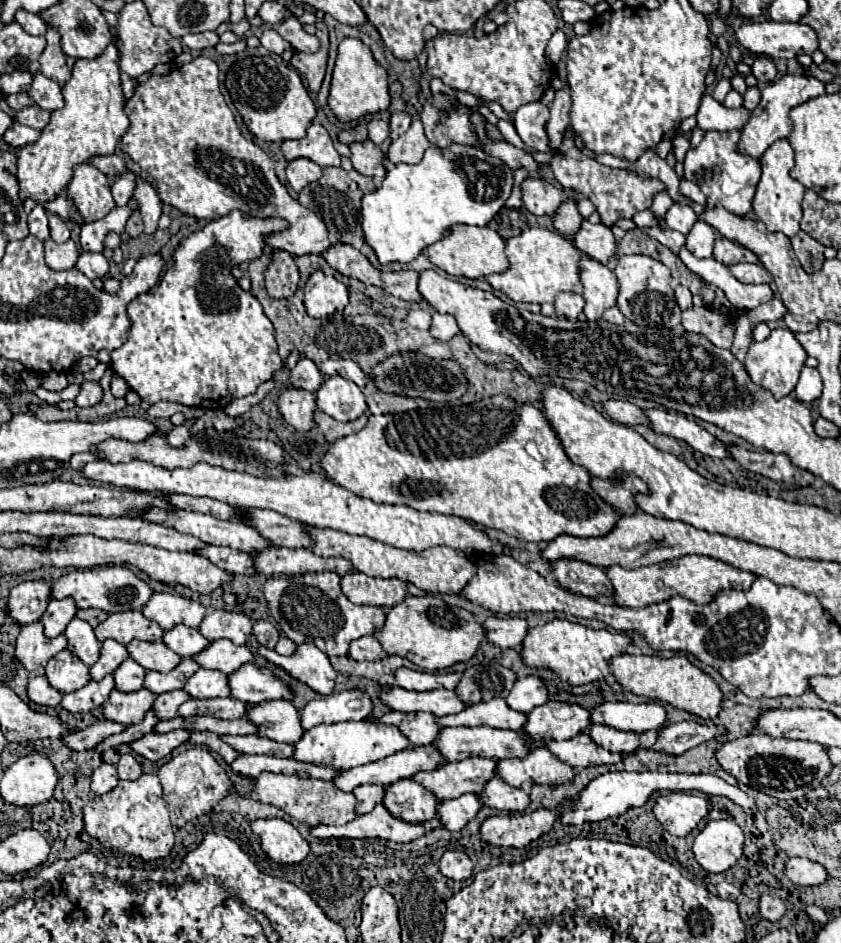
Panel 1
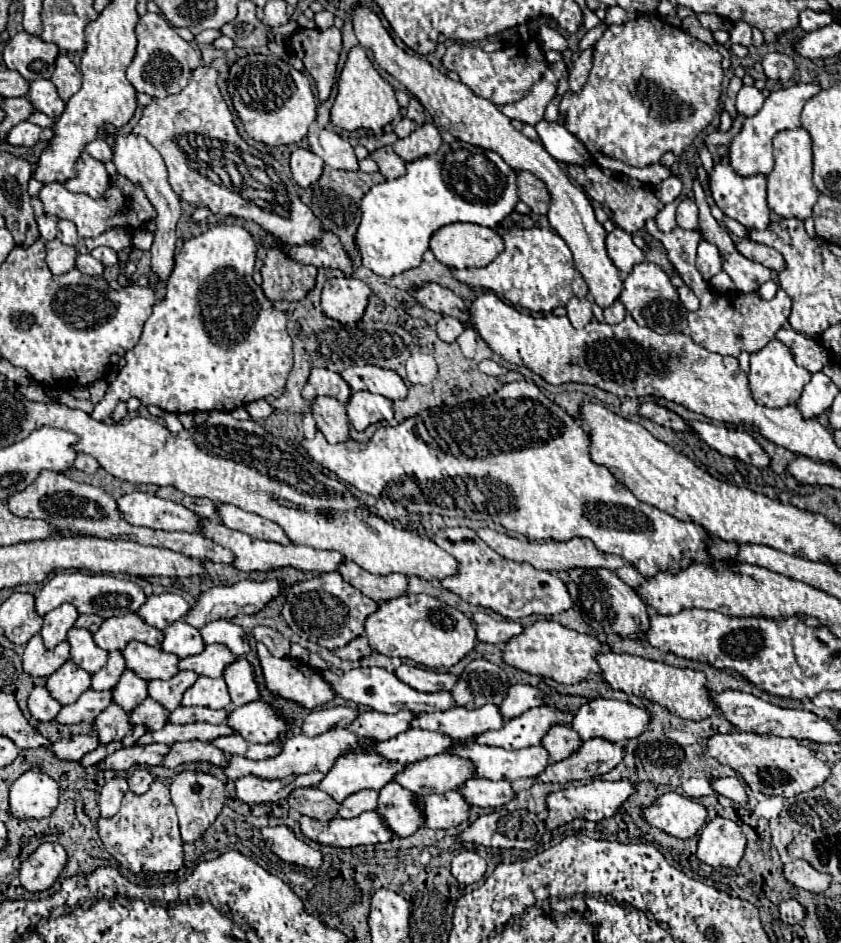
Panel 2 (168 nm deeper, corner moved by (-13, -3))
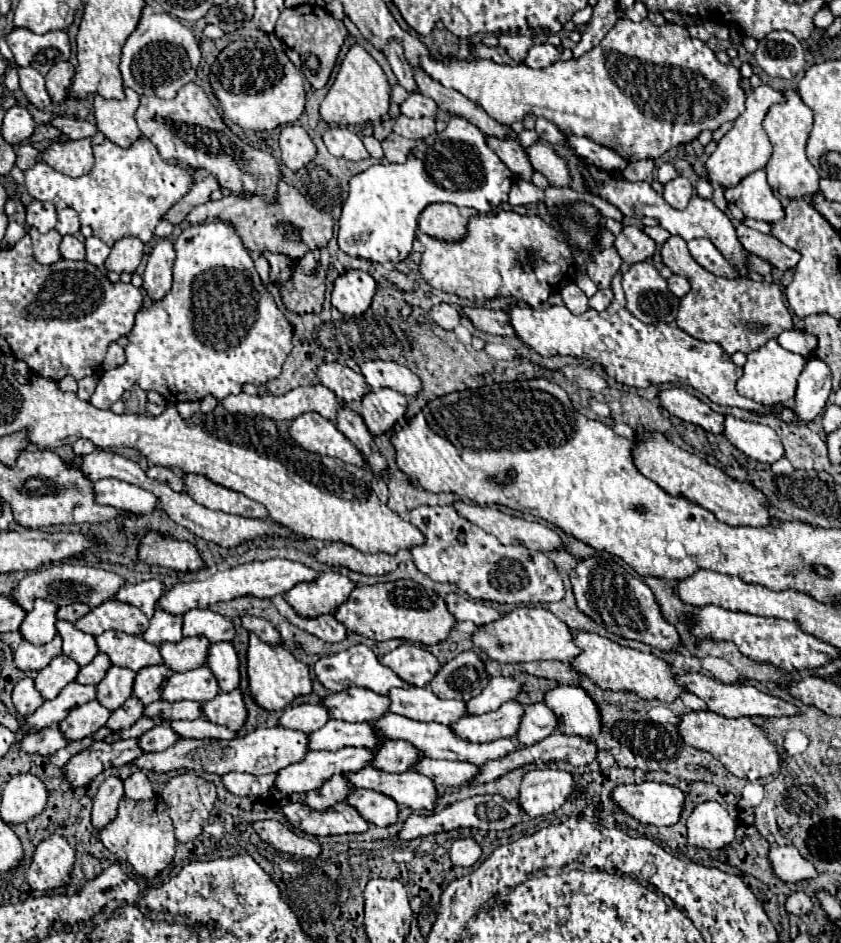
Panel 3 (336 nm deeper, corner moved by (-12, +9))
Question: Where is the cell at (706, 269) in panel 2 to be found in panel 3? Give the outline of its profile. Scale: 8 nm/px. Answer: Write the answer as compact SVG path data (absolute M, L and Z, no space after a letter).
M707 238L689 240L687 246L689 246L689 254L693 254L695 262L701 264L705 270L709 270L709 272L713 272L717 276L729 278L729 280L745 278L745 276L737 274L737 270L733 270L733 266L729 266L729 262L723 258L723 254Z

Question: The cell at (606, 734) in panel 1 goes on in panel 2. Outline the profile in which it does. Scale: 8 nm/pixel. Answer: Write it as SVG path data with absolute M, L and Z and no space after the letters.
M590 738L570 758L550 764L536 780L558 784L572 780L590 780L616 768L624 756L626 750L622 750L622 744L610 742L606 738Z

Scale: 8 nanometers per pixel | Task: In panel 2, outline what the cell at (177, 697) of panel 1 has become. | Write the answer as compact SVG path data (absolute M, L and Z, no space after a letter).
M146 698L130 714L132 724L146 724L150 730L162 730L162 726L168 724L168 718L170 718L170 710L158 706L158 702L154 702L152 698Z

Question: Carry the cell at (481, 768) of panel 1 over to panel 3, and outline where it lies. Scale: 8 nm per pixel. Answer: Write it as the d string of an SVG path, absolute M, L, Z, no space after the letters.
M385 740L385 746L373 750L373 768L383 772L407 772L419 758L419 750L409 742Z

